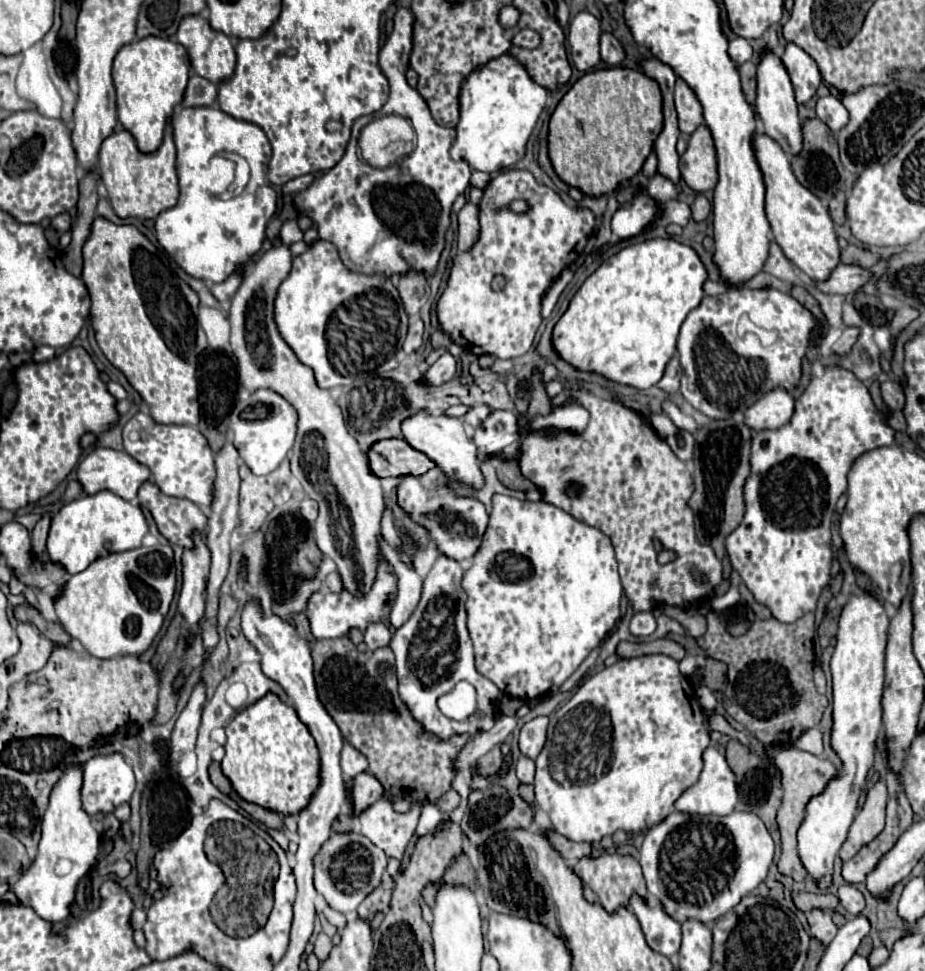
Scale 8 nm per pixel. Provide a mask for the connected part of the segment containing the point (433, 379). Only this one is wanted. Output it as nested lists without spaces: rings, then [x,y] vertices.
[[[446,351],[434,365],[428,367],[428,371],[422,375],[420,383],[438,387],[438,385],[450,381],[454,375],[456,375],[456,359],[452,357],[452,353]]]

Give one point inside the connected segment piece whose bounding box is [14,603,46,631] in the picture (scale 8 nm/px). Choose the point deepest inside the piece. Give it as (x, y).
(23, 613)

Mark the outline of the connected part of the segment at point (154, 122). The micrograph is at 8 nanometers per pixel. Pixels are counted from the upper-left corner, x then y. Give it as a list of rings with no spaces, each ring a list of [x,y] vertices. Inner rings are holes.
[[[140,39],[118,51],[112,77],[118,97],[120,125],[134,135],[142,153],[154,153],[162,145],[164,131],[174,117],[174,109],[184,101],[186,83],[190,77],[186,49],[172,39]]]

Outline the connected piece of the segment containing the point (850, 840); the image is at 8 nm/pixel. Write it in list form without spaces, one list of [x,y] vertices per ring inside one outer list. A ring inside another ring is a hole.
[[[878,781],[876,785],[872,785],[866,793],[866,801],[860,809],[860,813],[856,815],[850,833],[840,849],[840,857],[852,859],[862,845],[870,843],[874,837],[878,837],[884,831],[884,819],[886,819],[886,799],[888,799],[888,791],[886,785],[882,781]]]

